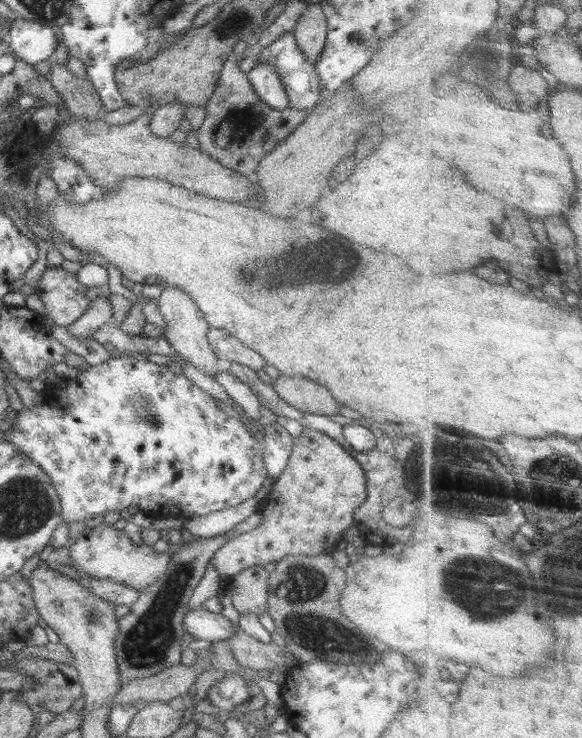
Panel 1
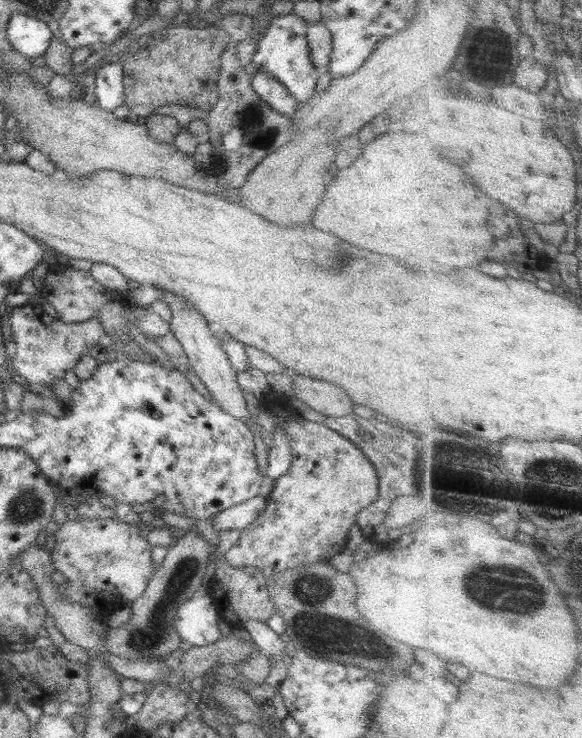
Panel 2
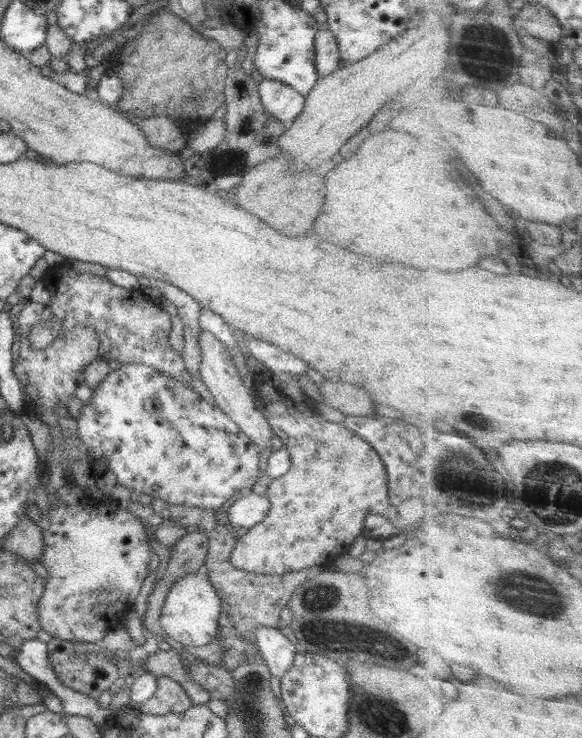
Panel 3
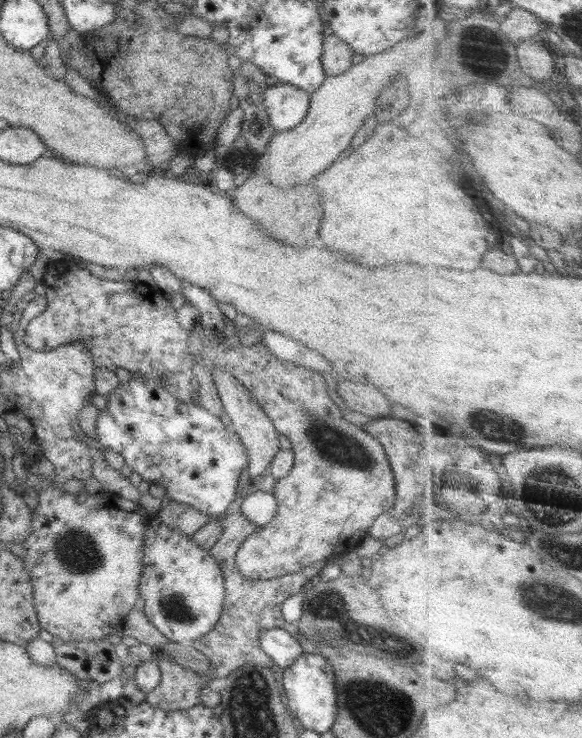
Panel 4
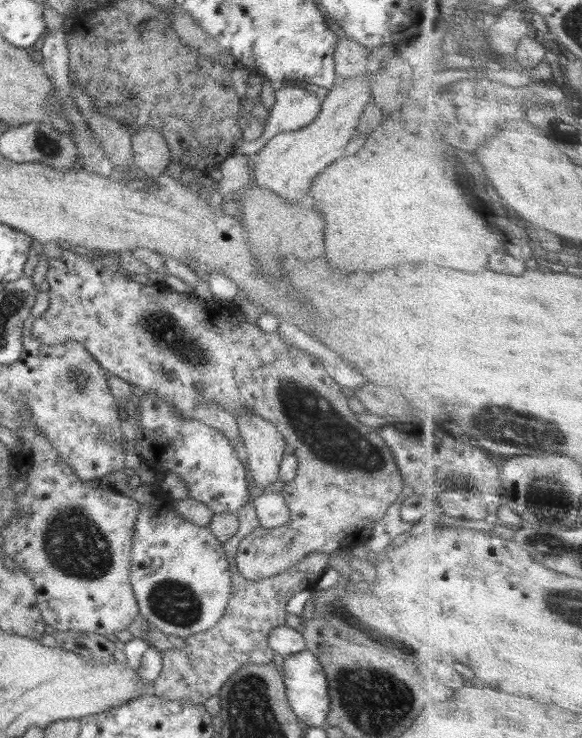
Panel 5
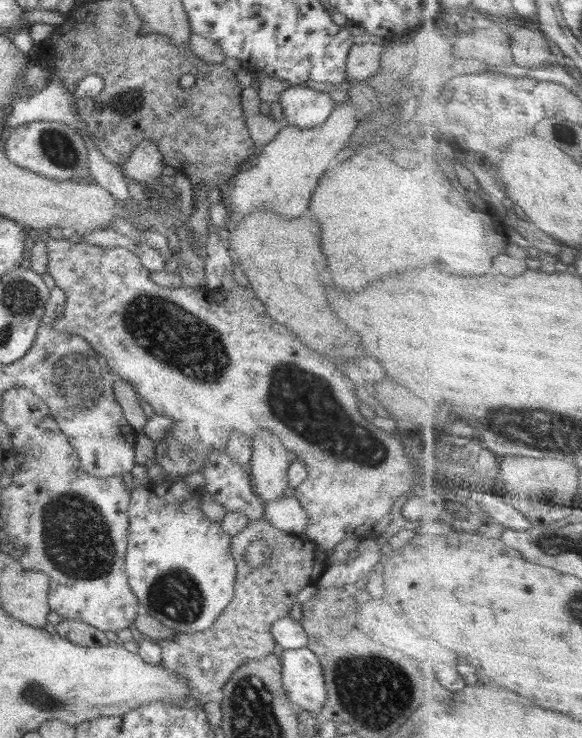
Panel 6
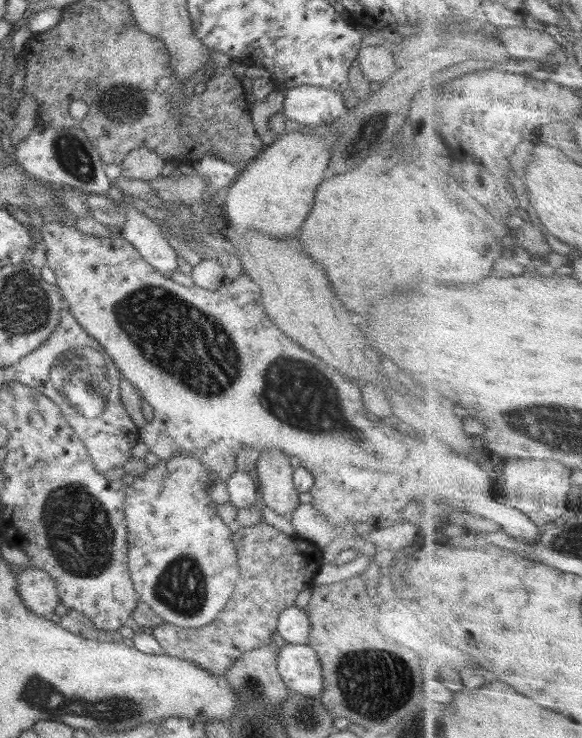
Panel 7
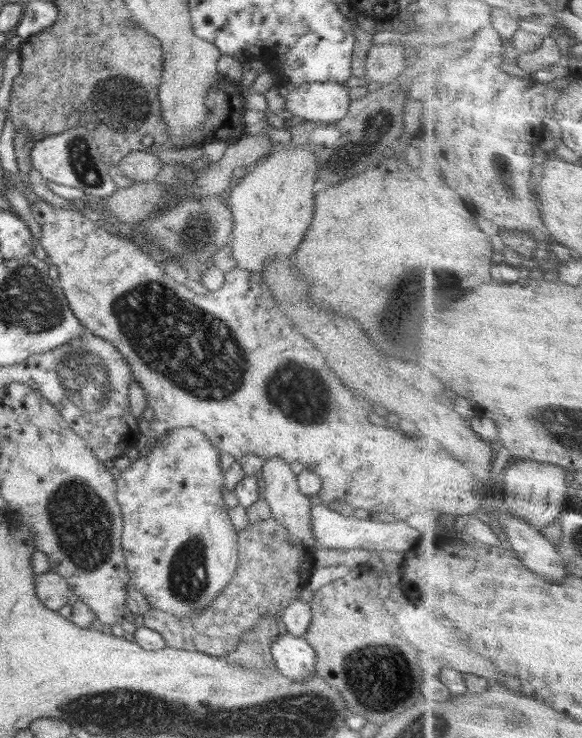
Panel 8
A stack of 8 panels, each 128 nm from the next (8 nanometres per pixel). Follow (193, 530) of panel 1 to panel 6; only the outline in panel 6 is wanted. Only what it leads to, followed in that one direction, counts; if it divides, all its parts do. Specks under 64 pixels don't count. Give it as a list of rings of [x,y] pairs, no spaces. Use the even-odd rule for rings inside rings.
[[[284,497],[277,501],[265,501],[263,518],[283,532],[301,535],[306,532],[309,516],[298,499]]]

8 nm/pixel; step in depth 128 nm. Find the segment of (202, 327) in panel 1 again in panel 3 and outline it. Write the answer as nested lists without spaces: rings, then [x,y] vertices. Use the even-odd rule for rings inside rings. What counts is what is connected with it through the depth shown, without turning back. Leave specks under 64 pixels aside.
[[[200,329],[197,339],[201,352],[201,361],[198,367],[199,376],[201,376],[201,381],[206,385],[210,394],[214,396],[215,404],[240,427],[240,430],[242,430],[256,446],[259,446],[260,450],[271,446],[270,440],[273,434],[268,424],[268,419],[259,408],[255,397],[246,389],[233,363],[230,350],[206,329]]]

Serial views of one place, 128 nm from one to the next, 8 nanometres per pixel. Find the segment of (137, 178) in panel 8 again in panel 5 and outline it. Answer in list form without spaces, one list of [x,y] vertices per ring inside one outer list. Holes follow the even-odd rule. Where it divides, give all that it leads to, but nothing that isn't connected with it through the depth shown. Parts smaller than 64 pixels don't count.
[[[150,126],[141,127],[131,135],[134,167],[141,177],[157,178],[172,161],[171,150],[160,131]]]

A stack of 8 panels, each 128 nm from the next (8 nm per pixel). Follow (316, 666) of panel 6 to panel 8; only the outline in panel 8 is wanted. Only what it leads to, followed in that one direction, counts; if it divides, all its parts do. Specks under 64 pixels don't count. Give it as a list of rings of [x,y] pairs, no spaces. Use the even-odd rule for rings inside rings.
[[[279,635],[271,646],[276,668],[294,682],[308,680],[315,674],[315,650],[300,636]]]

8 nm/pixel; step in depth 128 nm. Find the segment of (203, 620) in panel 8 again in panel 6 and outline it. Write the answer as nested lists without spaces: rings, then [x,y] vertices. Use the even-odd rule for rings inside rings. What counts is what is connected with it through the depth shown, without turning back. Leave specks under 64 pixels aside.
[[[265,519],[249,520],[244,530],[230,540],[237,570],[230,604],[206,631],[176,632],[172,638],[158,640],[162,667],[181,674],[202,699],[223,688],[242,664],[273,653],[275,640],[270,633],[272,625],[278,619],[289,616],[298,593],[316,581],[328,567],[326,552],[319,550],[312,542],[300,535],[283,532]],[[252,542],[264,542],[271,549],[270,559],[266,559],[262,567],[252,568],[250,563],[246,563],[246,550]]]

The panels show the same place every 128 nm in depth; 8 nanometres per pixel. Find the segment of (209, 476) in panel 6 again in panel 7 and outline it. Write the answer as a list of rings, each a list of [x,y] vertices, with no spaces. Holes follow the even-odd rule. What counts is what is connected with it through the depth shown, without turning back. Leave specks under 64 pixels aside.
[[[234,471],[226,481],[226,488],[230,495],[229,503],[238,509],[248,508],[250,506],[259,506],[259,511],[263,516],[263,522],[274,526],[277,530],[284,532],[286,535],[295,535],[294,527],[290,520],[284,516],[276,514],[271,508],[264,503],[258,502],[256,496],[256,484],[247,472]]]

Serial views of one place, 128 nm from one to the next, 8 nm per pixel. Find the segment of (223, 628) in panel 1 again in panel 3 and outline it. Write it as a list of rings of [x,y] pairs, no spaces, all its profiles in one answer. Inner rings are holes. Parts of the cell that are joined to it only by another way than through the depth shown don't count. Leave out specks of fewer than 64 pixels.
[[[203,569],[198,572],[184,573],[174,581],[170,593],[166,595],[159,623],[165,634],[184,646],[206,646],[215,640],[218,634],[221,607],[222,600]]]

